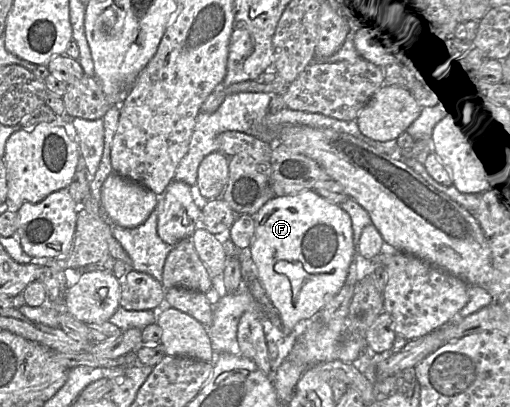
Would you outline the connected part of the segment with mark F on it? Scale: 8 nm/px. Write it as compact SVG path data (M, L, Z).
M314 189L273 197L261 207L253 219L255 229L249 247L251 257L262 286L279 312L282 332L291 334L298 322L316 318L324 305L345 284L355 255L351 219L338 204L322 198Z

